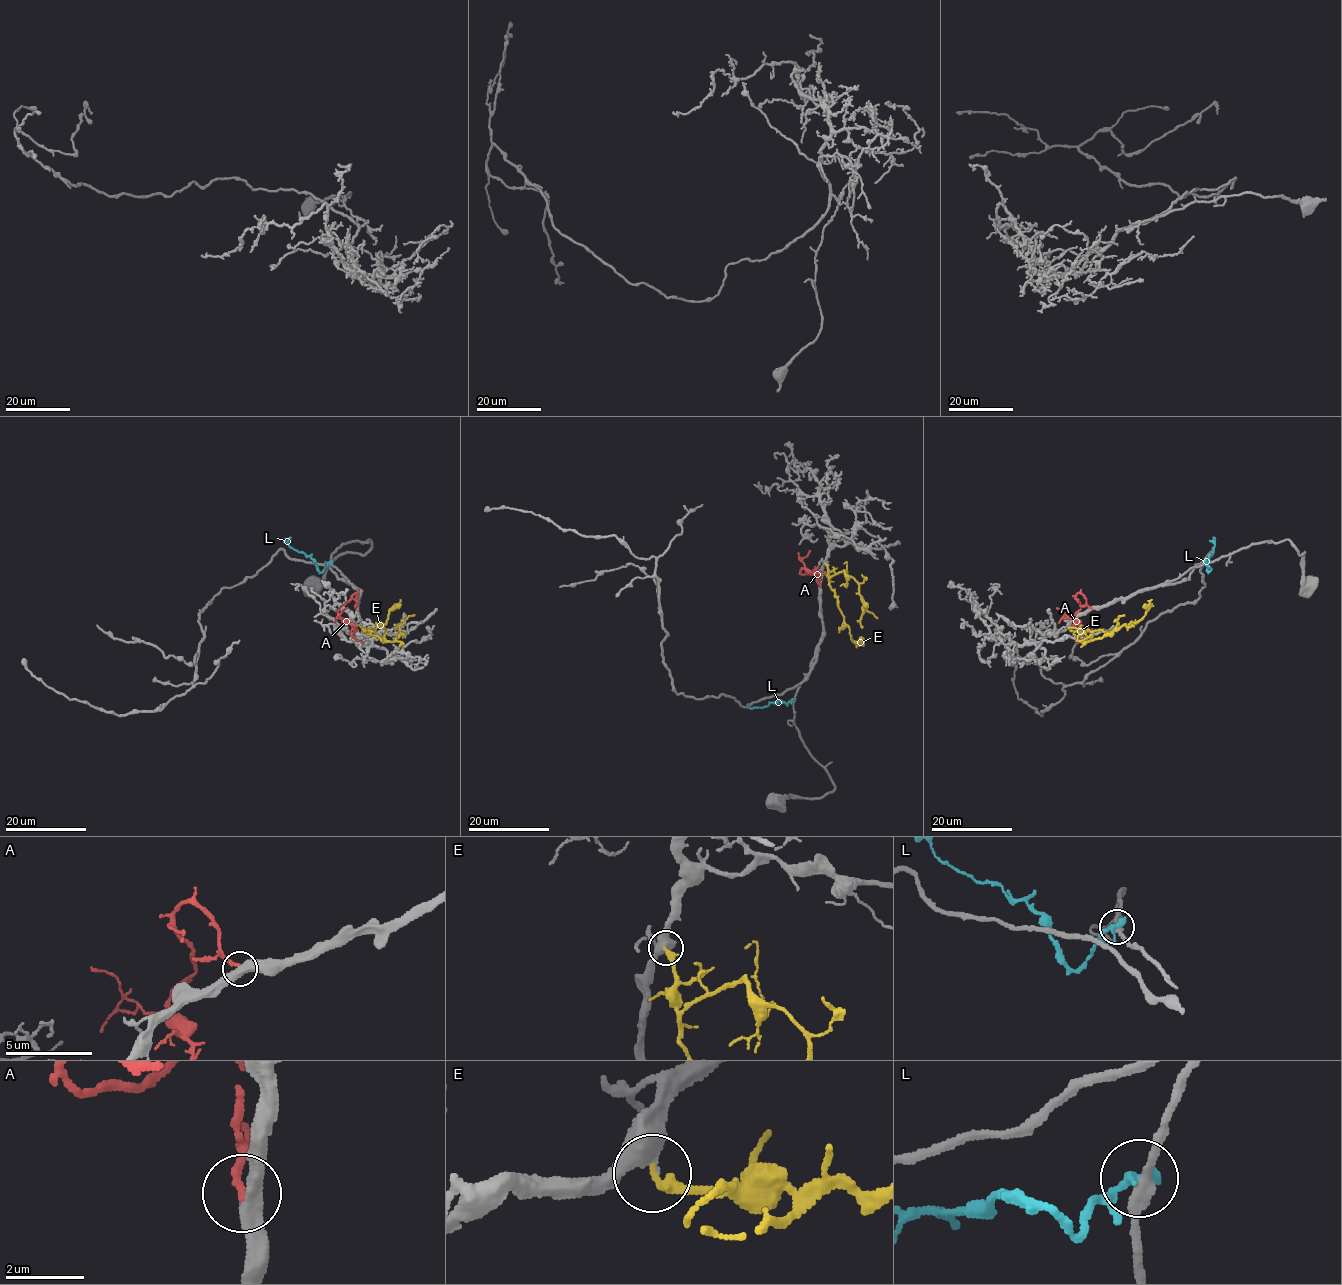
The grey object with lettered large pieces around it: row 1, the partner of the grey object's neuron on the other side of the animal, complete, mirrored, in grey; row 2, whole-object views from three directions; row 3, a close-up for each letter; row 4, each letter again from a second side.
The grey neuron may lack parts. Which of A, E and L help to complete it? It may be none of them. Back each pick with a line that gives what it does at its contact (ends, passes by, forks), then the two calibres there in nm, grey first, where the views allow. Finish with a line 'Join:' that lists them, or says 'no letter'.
E: it ends | 400/320 nm
Join: E

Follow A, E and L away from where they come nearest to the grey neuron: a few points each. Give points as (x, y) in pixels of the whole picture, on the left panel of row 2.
A: (355, 608), (355, 593), (337, 612), (351, 625), (350, 633), (362, 642)
E: (362, 629), (374, 631), (384, 624), (399, 599)
L: (330, 562), (320, 572), (309, 556), (288, 544), (291, 537)

